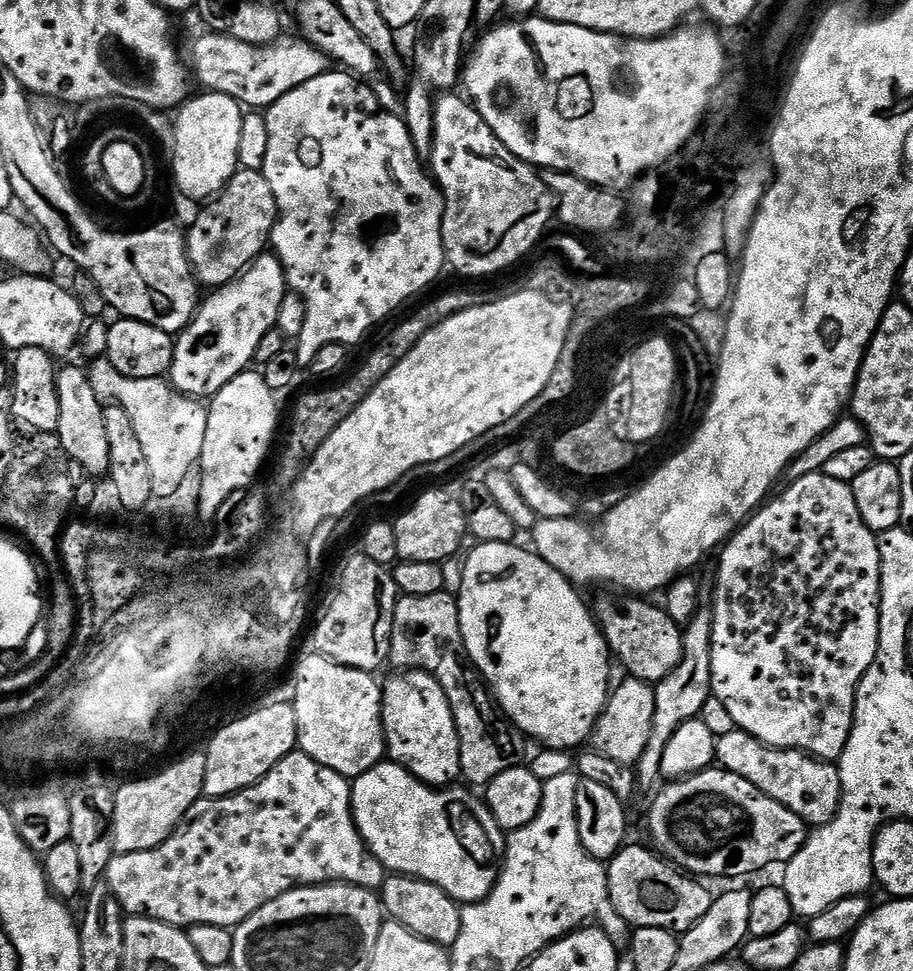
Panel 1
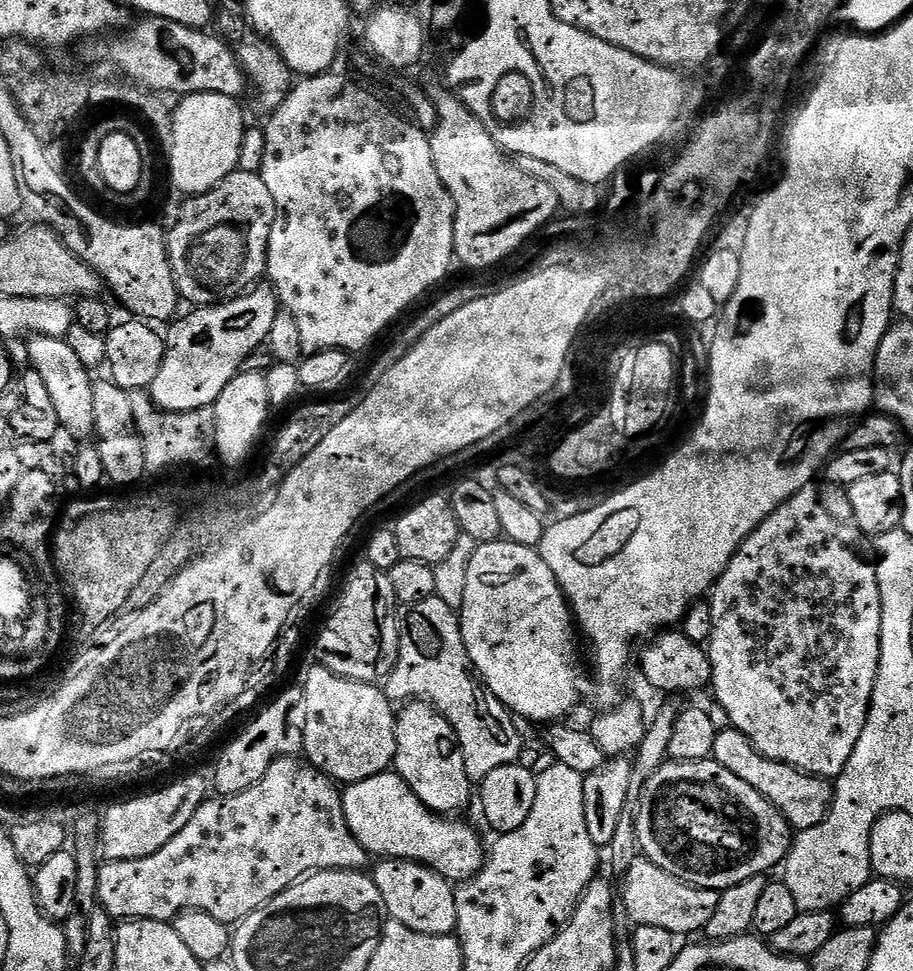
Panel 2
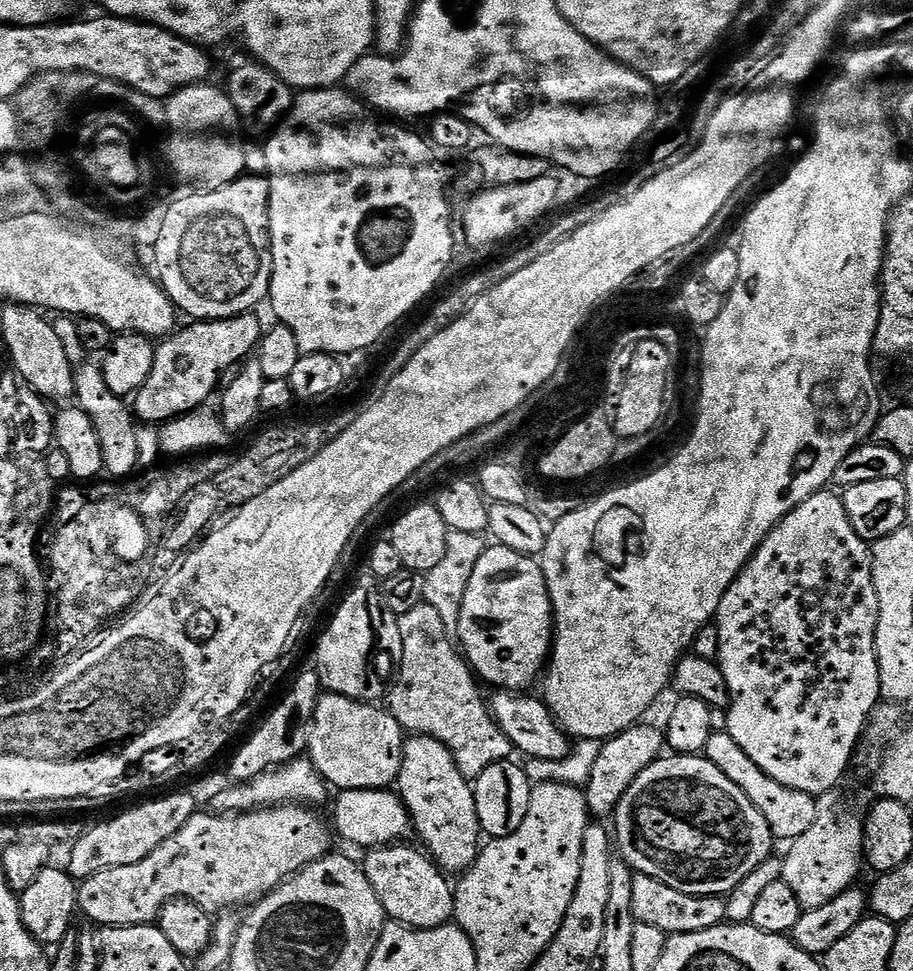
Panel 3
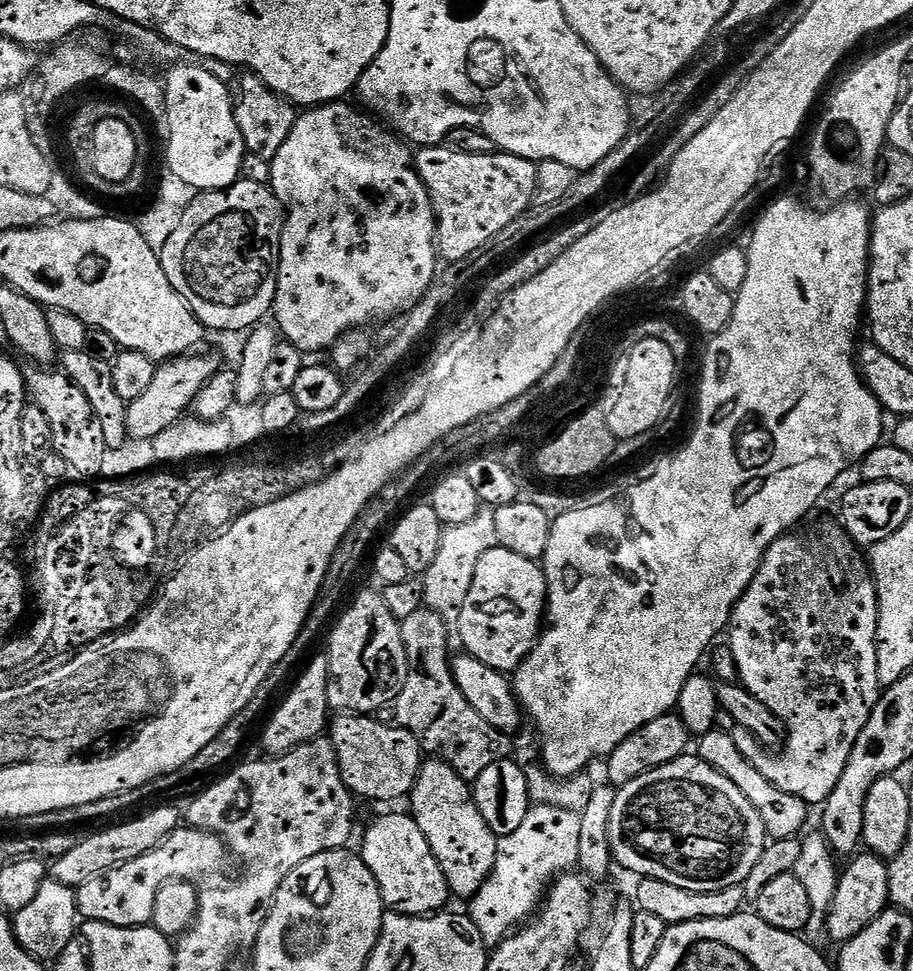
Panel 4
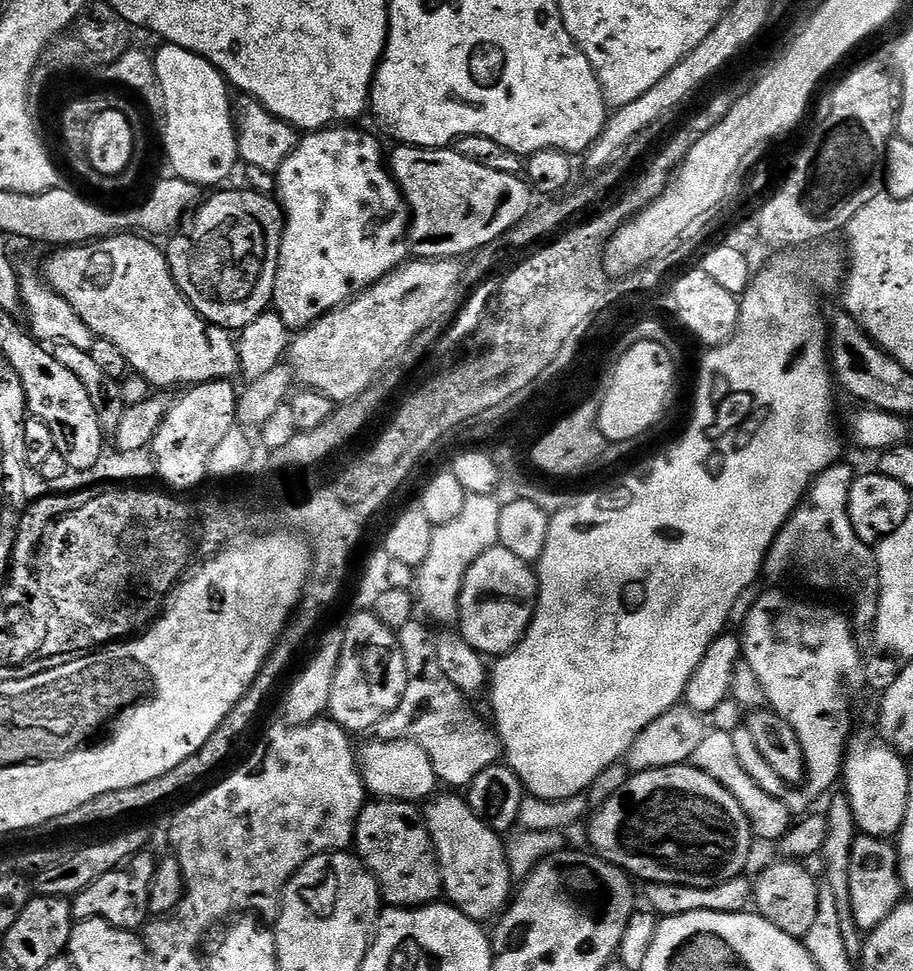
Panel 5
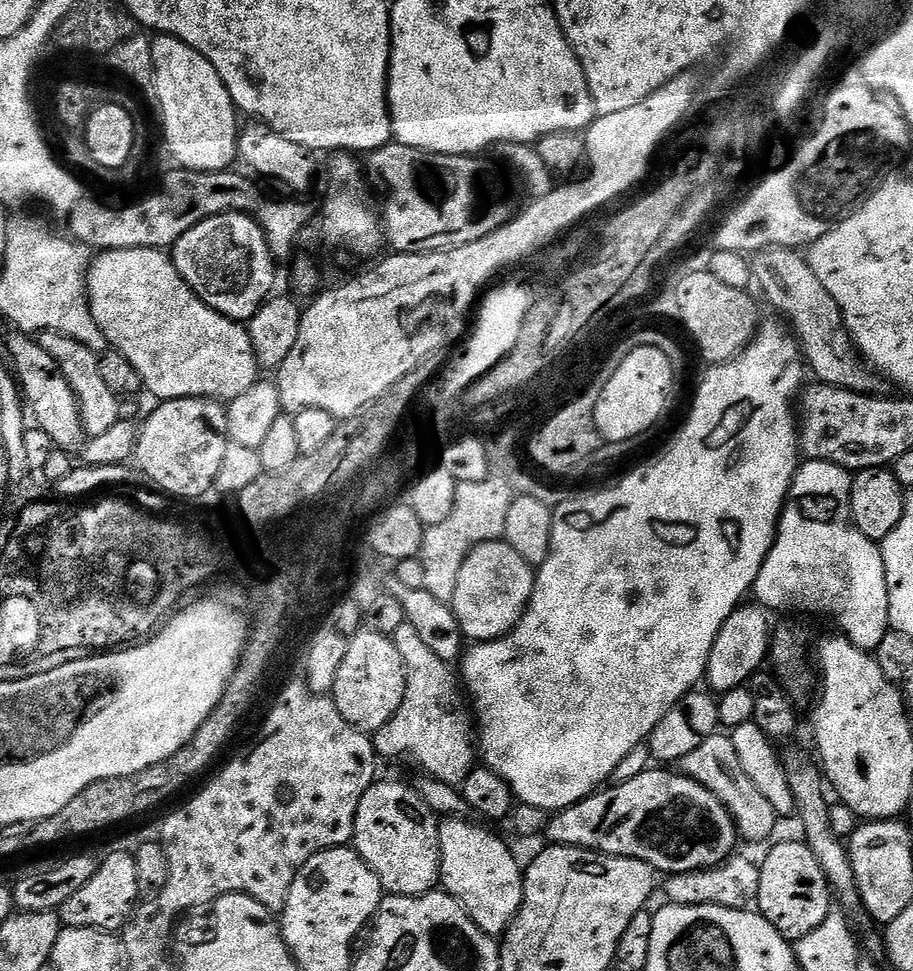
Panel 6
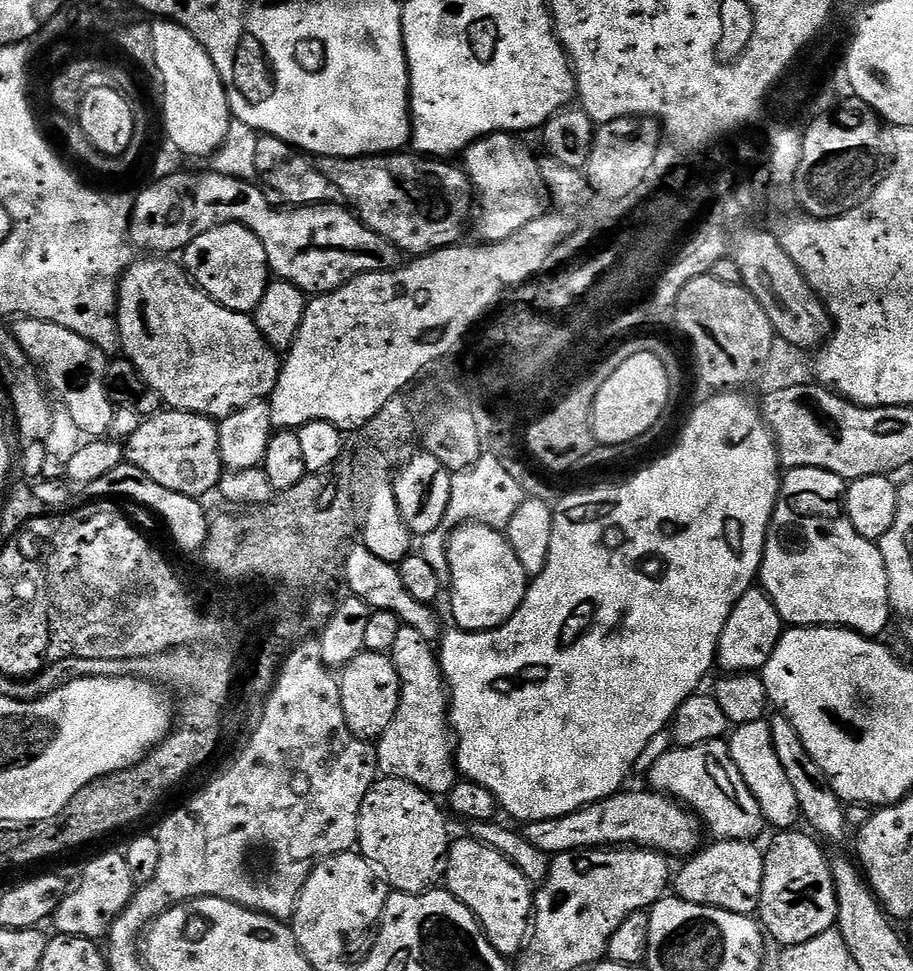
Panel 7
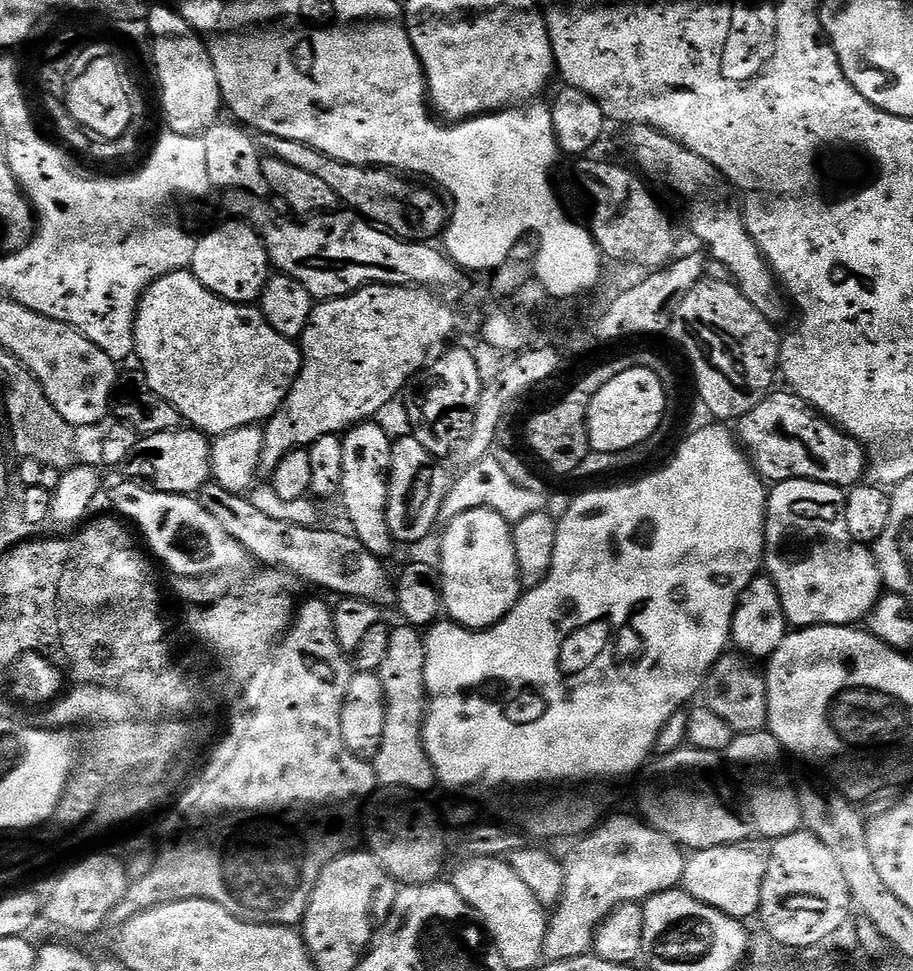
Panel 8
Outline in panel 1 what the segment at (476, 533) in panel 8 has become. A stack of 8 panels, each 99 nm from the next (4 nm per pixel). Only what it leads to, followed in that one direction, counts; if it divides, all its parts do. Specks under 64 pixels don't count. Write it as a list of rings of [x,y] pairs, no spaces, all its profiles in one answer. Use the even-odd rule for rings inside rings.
[[[490,542],[489,544],[477,543],[476,549],[469,554],[468,557],[463,557],[462,563],[464,566],[464,573],[462,574],[462,586],[458,593],[458,603],[460,606],[460,625],[462,626],[462,638],[464,639],[464,650],[469,660],[472,661],[472,667],[476,669],[477,673],[486,681],[487,687],[494,693],[494,699],[503,715],[507,719],[512,721],[512,725],[515,726],[516,731],[523,734],[529,741],[537,740],[540,744],[545,744],[548,748],[576,748],[579,749],[581,746],[589,743],[592,732],[595,730],[596,720],[599,719],[600,715],[603,714],[604,708],[607,706],[610,684],[608,686],[608,679],[612,676],[612,668],[608,665],[610,661],[610,653],[608,650],[608,643],[604,640],[604,634],[600,630],[600,625],[596,623],[593,613],[584,605],[584,600],[579,596],[577,589],[574,587],[572,581],[566,579],[561,572],[554,570],[554,566],[550,566],[545,562],[541,556],[537,556],[535,551],[529,550],[527,547],[519,548],[519,543],[513,542],[510,544],[503,544],[502,542]]]

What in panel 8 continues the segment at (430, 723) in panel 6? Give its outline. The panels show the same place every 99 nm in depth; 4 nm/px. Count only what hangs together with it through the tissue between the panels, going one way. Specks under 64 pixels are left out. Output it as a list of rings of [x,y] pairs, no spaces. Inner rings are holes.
[[[407,622],[395,625],[390,634],[390,646],[386,658],[378,673],[384,691],[384,709],[386,710],[386,726],[382,730],[382,742],[376,747],[374,753],[374,767],[376,775],[385,785],[401,786],[403,789],[411,790],[413,793],[428,792],[432,787],[437,787],[436,768],[424,749],[424,714],[428,702],[428,691],[426,690],[426,650],[424,649],[424,636],[419,627]]]

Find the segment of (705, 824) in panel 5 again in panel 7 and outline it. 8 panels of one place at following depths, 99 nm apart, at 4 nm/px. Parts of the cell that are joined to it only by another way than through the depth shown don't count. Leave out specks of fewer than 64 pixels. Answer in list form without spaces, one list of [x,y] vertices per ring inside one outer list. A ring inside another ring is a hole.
[[[628,791],[608,796],[605,800],[579,808],[577,812],[571,812],[562,818],[525,823],[522,831],[526,842],[538,846],[538,850],[547,852],[549,857],[559,856],[562,852],[582,852],[585,848],[604,850],[609,846],[635,846],[663,852],[669,858],[688,858],[701,847],[702,821],[695,812],[672,797],[665,796],[663,792]]]

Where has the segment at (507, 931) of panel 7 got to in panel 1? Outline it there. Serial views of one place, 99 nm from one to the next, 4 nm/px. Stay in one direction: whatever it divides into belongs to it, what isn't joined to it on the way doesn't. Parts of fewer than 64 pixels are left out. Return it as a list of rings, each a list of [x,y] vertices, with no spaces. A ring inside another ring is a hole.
[[[404,670],[392,674],[382,684],[382,718],[384,719],[384,743],[391,763],[401,764],[411,776],[416,776],[429,786],[448,786],[461,779],[460,739],[456,733],[454,714],[450,702],[439,682],[429,672]]]

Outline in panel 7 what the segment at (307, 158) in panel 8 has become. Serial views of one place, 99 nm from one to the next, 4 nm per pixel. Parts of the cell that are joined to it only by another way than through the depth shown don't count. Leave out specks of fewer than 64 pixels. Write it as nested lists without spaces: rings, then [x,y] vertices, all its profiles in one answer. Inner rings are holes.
[[[401,150],[395,154],[375,156],[317,156],[314,163],[317,170],[325,176],[333,189],[340,191],[339,199],[355,215],[359,216],[370,230],[395,244],[401,253],[415,258],[440,248],[450,248],[465,239],[468,219],[474,216],[474,189],[463,167],[452,165],[440,158],[429,158],[419,154],[407,156]]]

